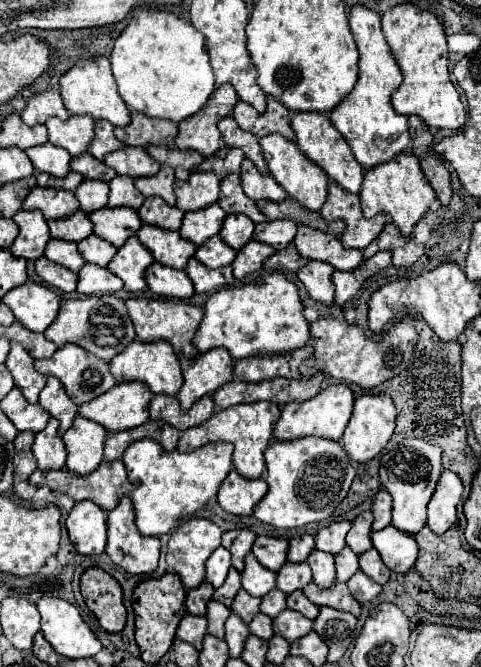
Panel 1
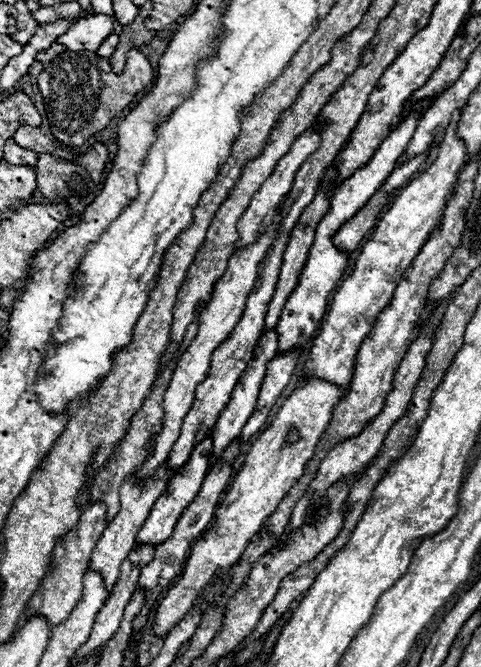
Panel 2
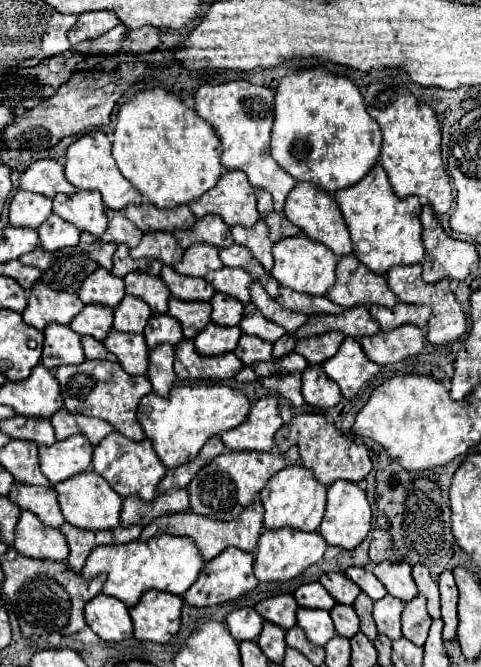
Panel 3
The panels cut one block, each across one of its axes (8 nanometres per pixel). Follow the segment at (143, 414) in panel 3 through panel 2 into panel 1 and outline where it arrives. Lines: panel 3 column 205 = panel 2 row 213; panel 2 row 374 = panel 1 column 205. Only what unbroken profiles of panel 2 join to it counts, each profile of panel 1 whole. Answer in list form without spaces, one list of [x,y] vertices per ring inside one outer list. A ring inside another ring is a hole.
[[[272,272],[264,276],[260,284],[250,282],[214,292],[204,306],[206,314],[194,336],[194,344],[200,352],[224,346],[236,360],[256,354],[284,354],[306,346],[310,338],[310,328],[302,310],[304,306],[296,284],[282,272]]]

